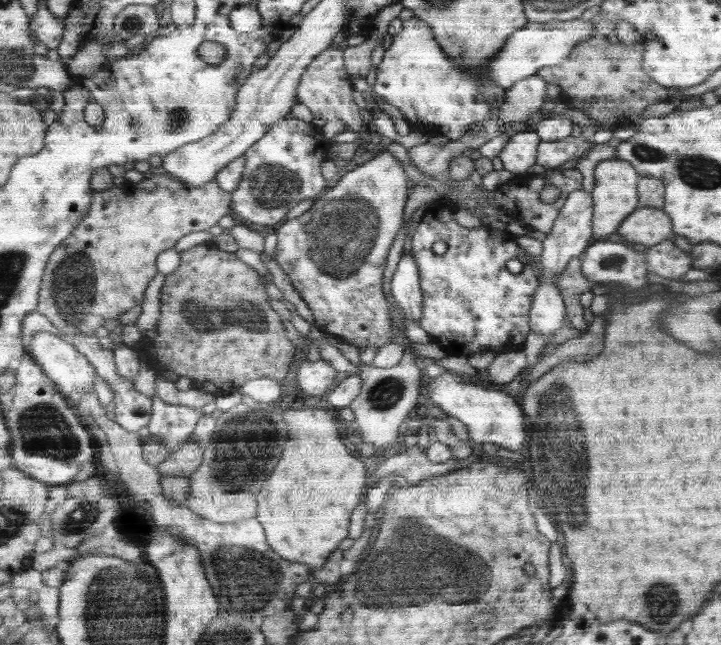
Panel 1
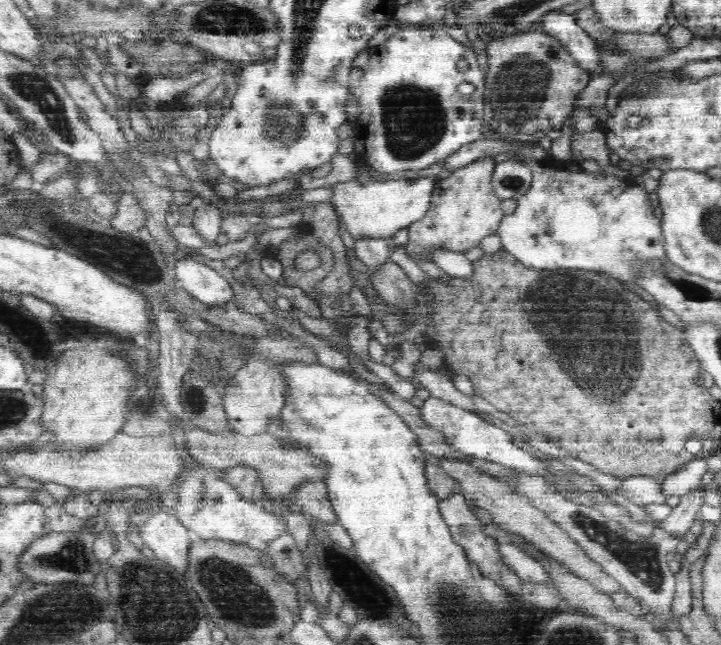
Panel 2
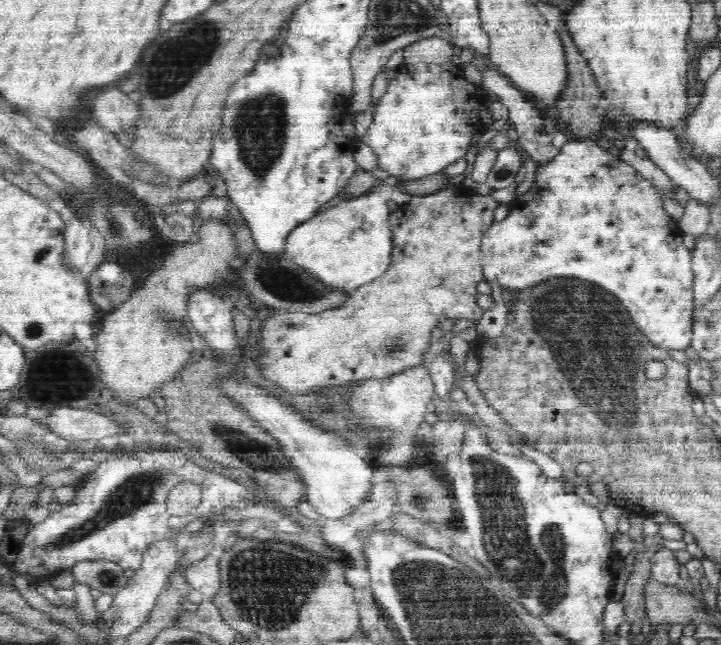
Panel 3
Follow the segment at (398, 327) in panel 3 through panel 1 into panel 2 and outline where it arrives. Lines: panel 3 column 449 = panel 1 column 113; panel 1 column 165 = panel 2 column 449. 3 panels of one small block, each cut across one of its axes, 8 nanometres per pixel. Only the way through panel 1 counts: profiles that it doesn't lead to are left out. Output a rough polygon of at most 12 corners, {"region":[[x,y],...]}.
{"region":[[482,158],[434,182],[404,252],[435,263],[497,232],[505,214]]}

